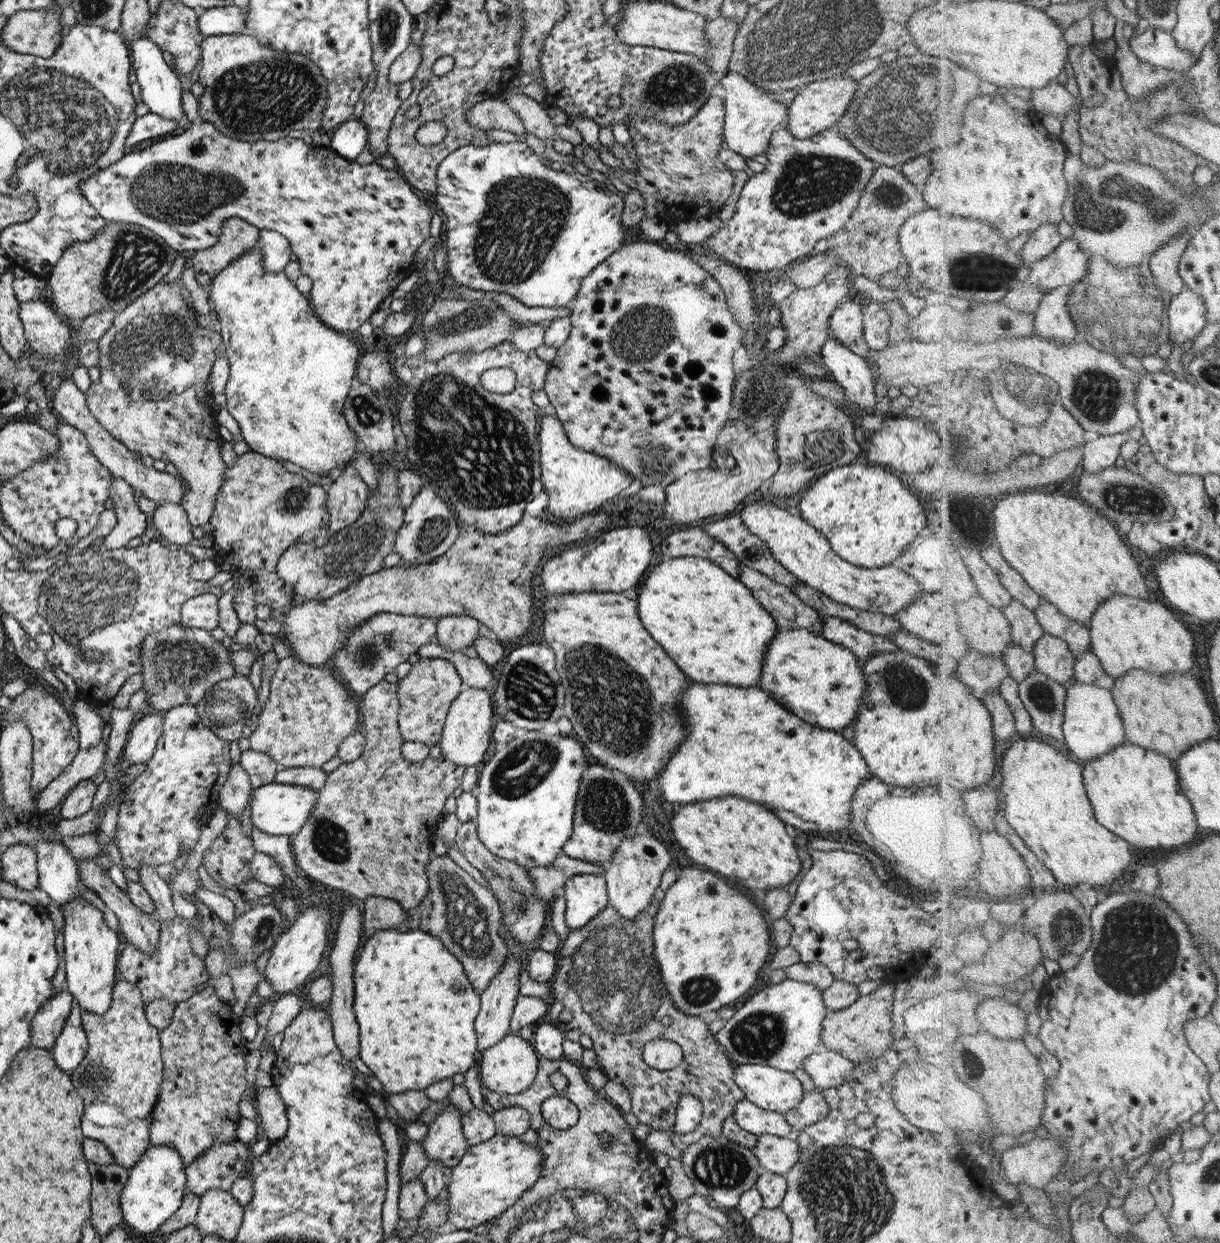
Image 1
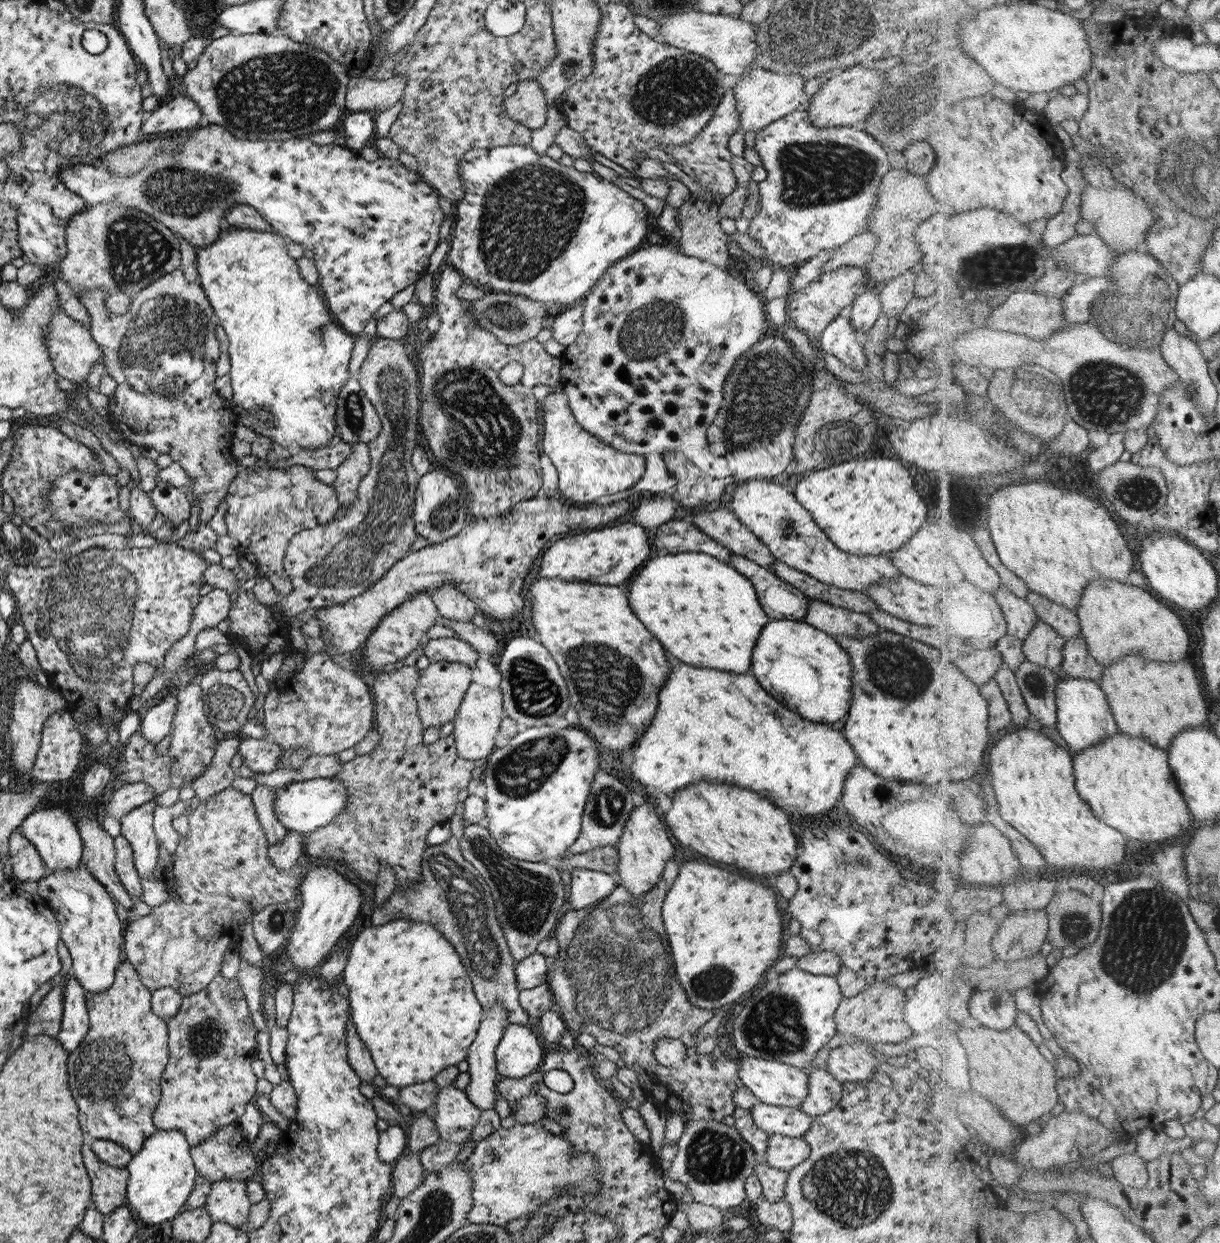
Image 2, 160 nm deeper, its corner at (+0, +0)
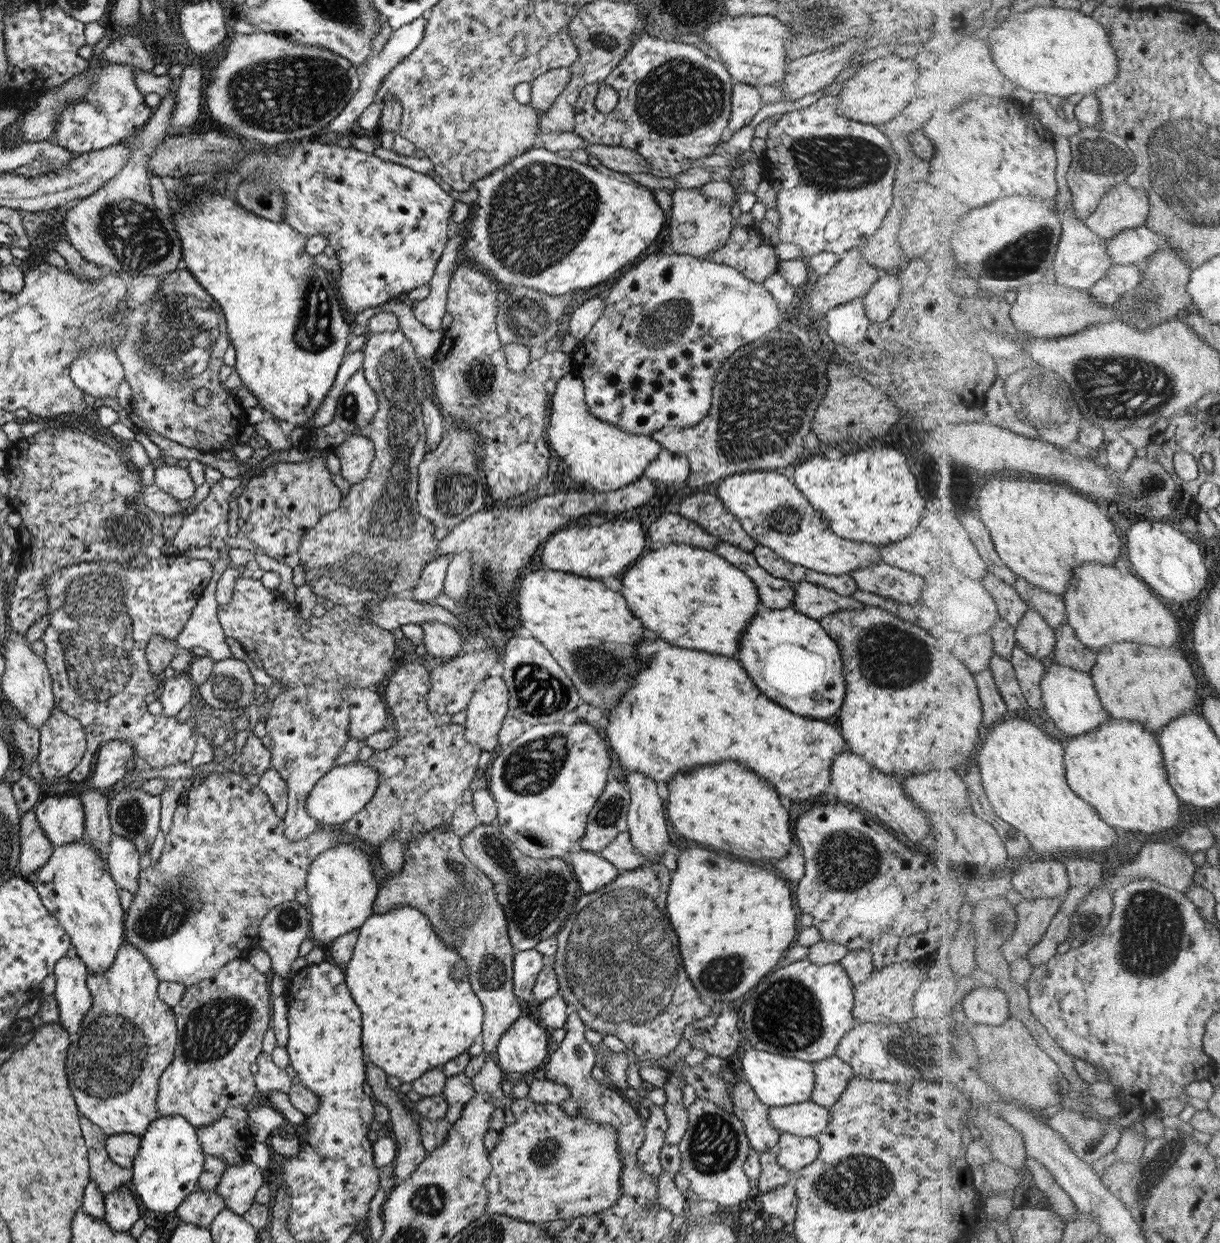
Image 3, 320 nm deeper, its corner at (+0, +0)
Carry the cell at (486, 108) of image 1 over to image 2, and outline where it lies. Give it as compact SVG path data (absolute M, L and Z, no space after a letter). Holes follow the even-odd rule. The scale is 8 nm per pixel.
M533 79L517 83L515 93L503 100L503 114L509 120L515 120L529 130L540 128L545 123L549 106L543 98L543 90Z

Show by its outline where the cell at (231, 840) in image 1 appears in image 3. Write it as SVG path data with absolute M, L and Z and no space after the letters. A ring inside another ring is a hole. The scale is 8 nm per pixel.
M217 767L210 775L201 779L195 788L187 790L185 786L185 790L176 802L177 806L173 812L169 830L164 834L164 845L159 858L138 872L138 887L132 894L132 900L124 915L124 938L127 943L131 943L143 953L143 956L147 957L159 981L175 981L186 987L190 984L197 984L200 980L211 978L218 968L227 964L228 960L244 956L254 946L258 946L258 928L261 919L274 906L294 900L295 892L305 886L306 872L311 861L320 852L335 846L341 840L341 836L339 836L339 825L323 825L302 839L290 841L284 835L283 819L275 816L268 796L257 785L249 784L244 775L231 772L229 769Z

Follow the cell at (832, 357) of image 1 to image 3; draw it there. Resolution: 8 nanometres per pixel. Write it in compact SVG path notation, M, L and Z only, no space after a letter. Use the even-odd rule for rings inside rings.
M859 297L837 306L833 305L833 308L823 314L820 324L826 329L827 336L833 343L857 349L865 338L869 321L862 297Z

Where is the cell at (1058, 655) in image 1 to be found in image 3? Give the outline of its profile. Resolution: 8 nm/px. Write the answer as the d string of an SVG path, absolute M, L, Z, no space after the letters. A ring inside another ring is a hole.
M1033 607L1016 626L1016 639L1027 652L1036 657L1049 656L1056 649L1056 630Z

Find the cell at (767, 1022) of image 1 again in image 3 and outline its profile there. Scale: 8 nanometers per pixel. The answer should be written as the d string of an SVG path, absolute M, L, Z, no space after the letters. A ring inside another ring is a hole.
M804 958L785 967L777 966L776 970L755 985L753 992L740 1006L743 1011L742 1028L747 1042L754 1050L797 1058L808 1063L829 1058L834 1055L839 1040L856 1024L851 1016L854 1002L852 987L840 960L818 965Z

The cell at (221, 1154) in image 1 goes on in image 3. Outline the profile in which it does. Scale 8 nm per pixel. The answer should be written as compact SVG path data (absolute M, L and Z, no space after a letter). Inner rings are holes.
M231 1105L211 1124L196 1130L204 1157L219 1157L226 1168L248 1160L248 1150L254 1138L248 1129L246 1105Z

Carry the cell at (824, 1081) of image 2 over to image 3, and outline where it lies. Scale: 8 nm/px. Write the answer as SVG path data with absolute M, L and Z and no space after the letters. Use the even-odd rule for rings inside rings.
M834 1055L812 1062L811 1068L814 1080L809 1100L822 1107L829 1108L835 1104L854 1077L849 1064Z

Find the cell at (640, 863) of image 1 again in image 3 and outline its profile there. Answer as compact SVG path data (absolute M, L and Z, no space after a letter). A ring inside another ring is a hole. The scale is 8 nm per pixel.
M626 771L626 787L630 803L626 815L626 831L631 844L644 856L644 864L655 864L661 860L663 846L668 842L663 819L664 800L657 795L657 783L643 773Z

